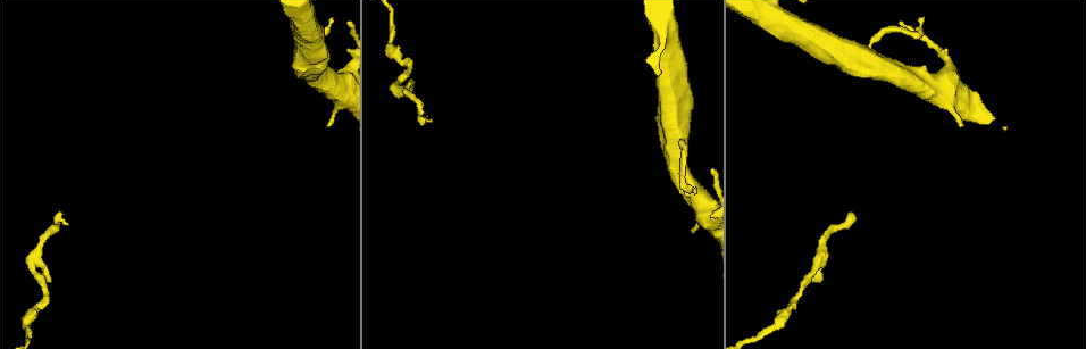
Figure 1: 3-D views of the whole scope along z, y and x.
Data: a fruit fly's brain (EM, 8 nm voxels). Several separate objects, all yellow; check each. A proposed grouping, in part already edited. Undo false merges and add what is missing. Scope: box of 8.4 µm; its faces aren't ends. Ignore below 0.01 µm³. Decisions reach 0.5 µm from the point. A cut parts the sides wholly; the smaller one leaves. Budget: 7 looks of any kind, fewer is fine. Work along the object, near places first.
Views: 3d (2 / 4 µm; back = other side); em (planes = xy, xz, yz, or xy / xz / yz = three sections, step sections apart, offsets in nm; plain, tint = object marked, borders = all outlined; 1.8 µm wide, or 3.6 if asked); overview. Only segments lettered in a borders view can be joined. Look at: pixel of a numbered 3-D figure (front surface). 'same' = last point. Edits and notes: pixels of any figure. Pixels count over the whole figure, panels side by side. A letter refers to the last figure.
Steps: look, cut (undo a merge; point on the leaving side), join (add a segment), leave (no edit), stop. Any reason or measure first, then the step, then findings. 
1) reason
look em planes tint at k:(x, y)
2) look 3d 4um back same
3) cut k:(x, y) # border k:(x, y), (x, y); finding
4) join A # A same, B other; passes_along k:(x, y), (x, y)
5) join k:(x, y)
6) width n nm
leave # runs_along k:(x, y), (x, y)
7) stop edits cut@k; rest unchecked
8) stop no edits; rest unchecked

thin end
look 3d 4um at 1:(65, 222)

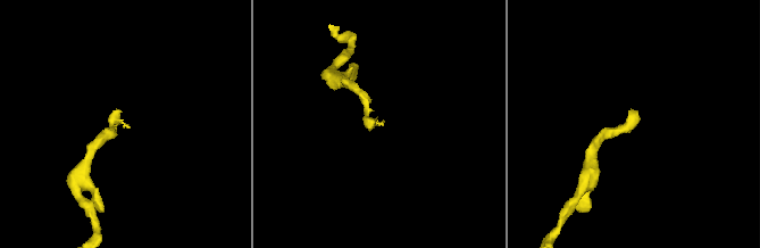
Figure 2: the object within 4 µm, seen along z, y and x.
look em yz step 8 tint at 2:(126, 128)

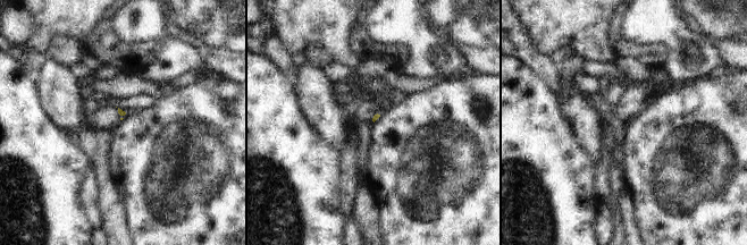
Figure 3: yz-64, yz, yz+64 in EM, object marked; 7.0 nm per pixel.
cut it another way
look em planes borders same

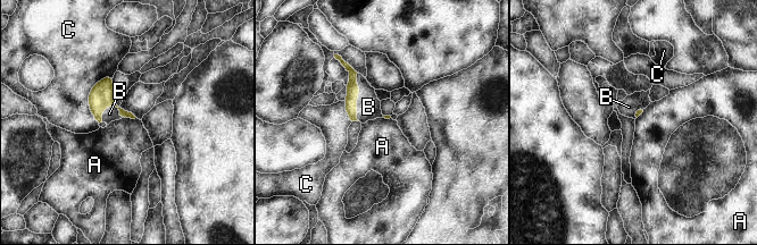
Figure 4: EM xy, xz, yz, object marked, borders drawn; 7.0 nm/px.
join B # A other, B same, C other; it goes on there

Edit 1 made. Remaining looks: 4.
tapers out
look em xz step 16 tint at 1:(327, 127)

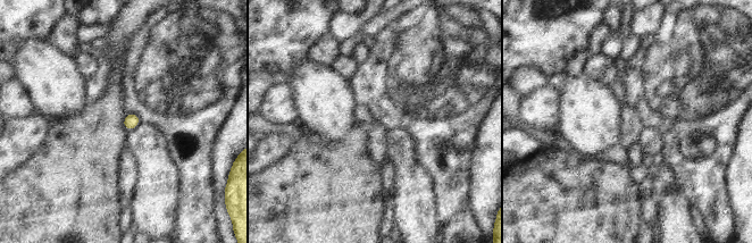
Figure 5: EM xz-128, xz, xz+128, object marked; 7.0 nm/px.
look em planes borders same

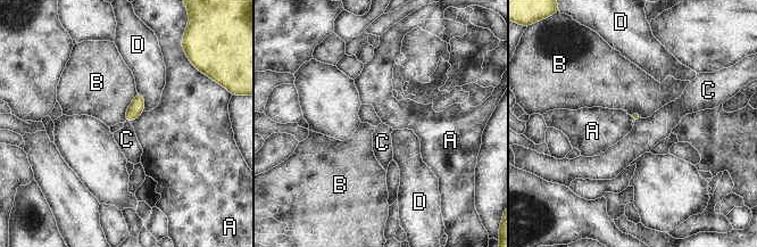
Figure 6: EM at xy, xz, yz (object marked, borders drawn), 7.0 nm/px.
leave # A other, B other, C other, D other; border 6:(642, 118), (634, 123); no lettered segment goes on from it

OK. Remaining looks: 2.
branch stops here
look em planes borders at 1:(922, 19)

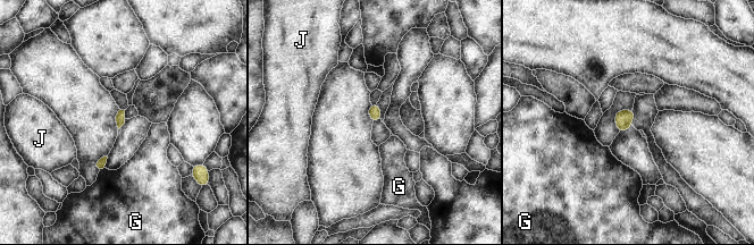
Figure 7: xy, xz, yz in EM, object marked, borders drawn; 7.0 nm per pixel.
leave # G other, J other; border 7:(103, 167), (100, 169); no lettered segment goes on from it

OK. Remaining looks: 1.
stop edits join@4; rest unchecked

